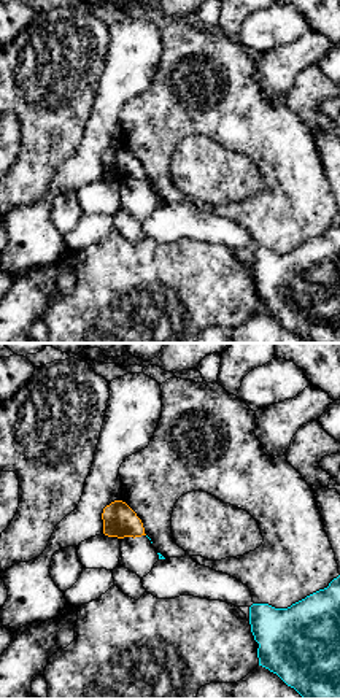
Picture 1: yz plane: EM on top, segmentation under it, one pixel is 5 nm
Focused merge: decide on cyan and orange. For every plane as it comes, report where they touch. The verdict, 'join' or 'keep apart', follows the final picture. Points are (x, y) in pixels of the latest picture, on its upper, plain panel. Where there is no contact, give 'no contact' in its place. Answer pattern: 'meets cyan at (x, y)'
no contact

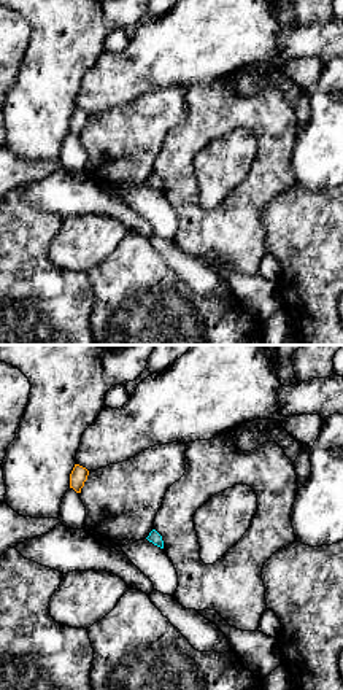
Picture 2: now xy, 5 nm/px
no contact

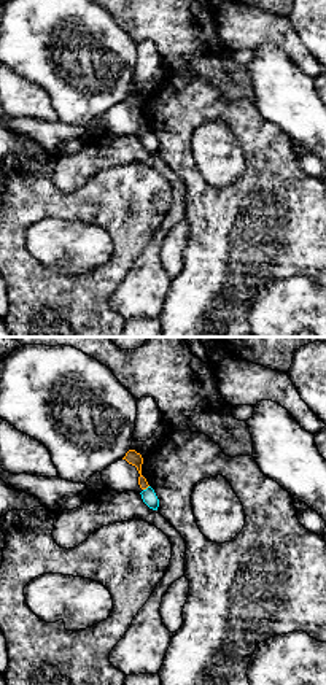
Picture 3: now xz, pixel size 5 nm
meets cyan at (147, 132)

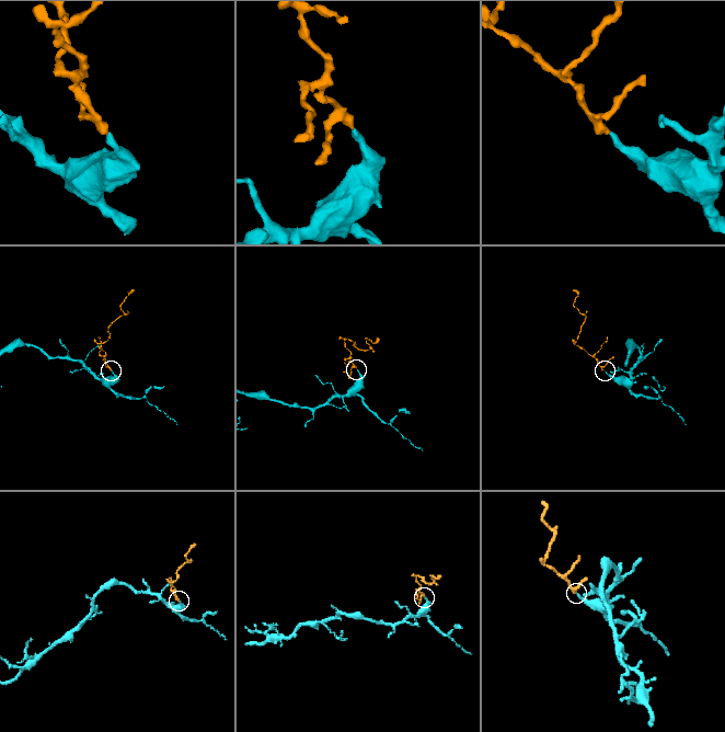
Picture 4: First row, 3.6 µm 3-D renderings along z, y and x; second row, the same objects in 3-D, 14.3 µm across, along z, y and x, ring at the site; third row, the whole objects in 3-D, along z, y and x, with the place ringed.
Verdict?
join

